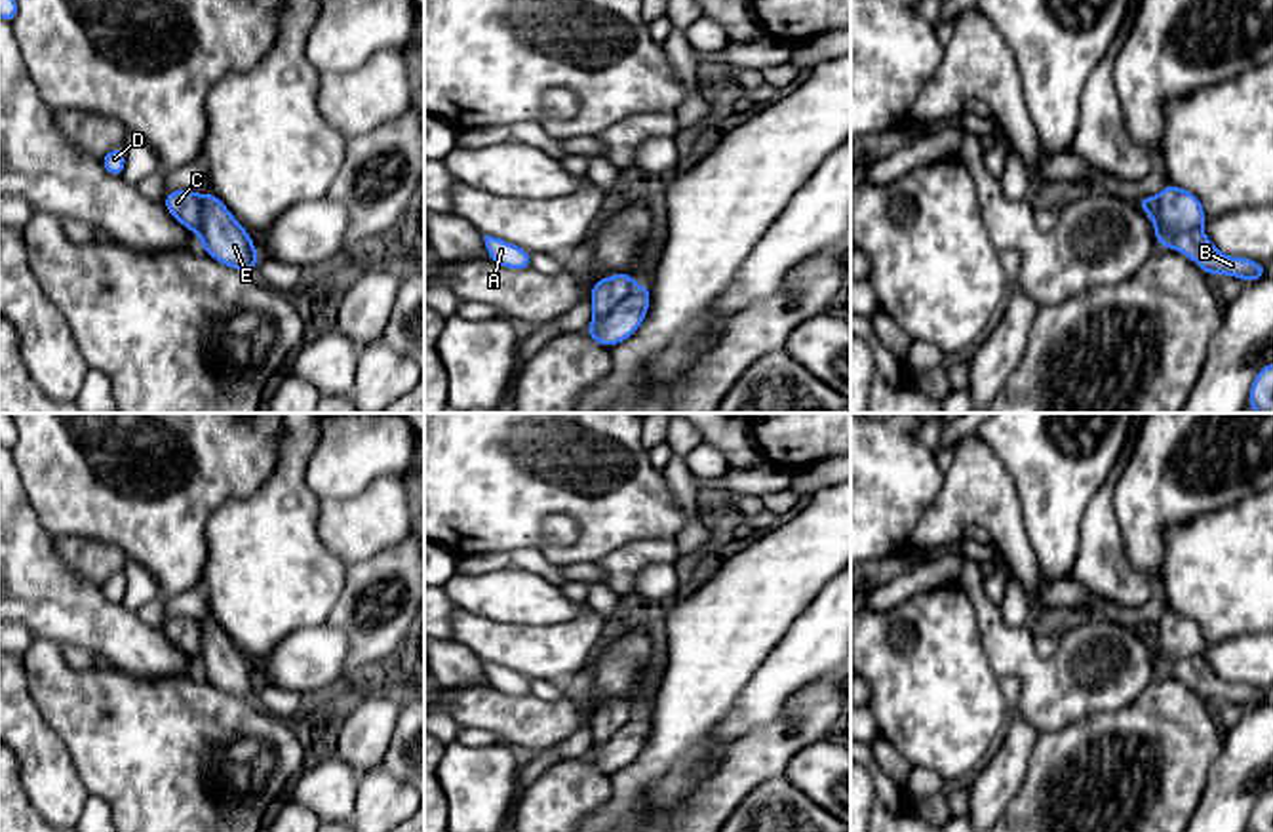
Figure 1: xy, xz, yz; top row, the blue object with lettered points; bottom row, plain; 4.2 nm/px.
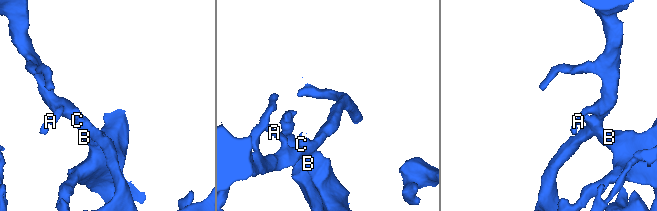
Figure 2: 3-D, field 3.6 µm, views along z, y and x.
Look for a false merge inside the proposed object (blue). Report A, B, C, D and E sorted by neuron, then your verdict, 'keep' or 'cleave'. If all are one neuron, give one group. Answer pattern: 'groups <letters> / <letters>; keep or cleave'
groups A D E / B C; cleave

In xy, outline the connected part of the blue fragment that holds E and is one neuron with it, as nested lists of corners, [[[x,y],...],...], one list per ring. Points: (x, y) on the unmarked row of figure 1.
[[[213,619],[200,621],[200,628],[200,674],[221,691],[253,701],[259,680],[251,661]]]

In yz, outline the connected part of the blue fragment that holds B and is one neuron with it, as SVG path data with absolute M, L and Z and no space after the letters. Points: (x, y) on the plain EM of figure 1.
M1201 655L1174 661L1170 674L1185 683L1191 683L1206 703L1224 701L1241 704L1244 708L1265 704L1267 691L1237 682L1227 683L1216 676L1216 672Z

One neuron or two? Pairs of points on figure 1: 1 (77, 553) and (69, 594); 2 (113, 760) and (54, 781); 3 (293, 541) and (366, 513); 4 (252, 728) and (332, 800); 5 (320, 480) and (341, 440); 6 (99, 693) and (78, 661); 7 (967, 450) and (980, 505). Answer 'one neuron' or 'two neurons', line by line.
1: two neurons
2: two neurons
3: two neurons
4: two neurons
5: one neuron
6: two neurons
7: one neuron

